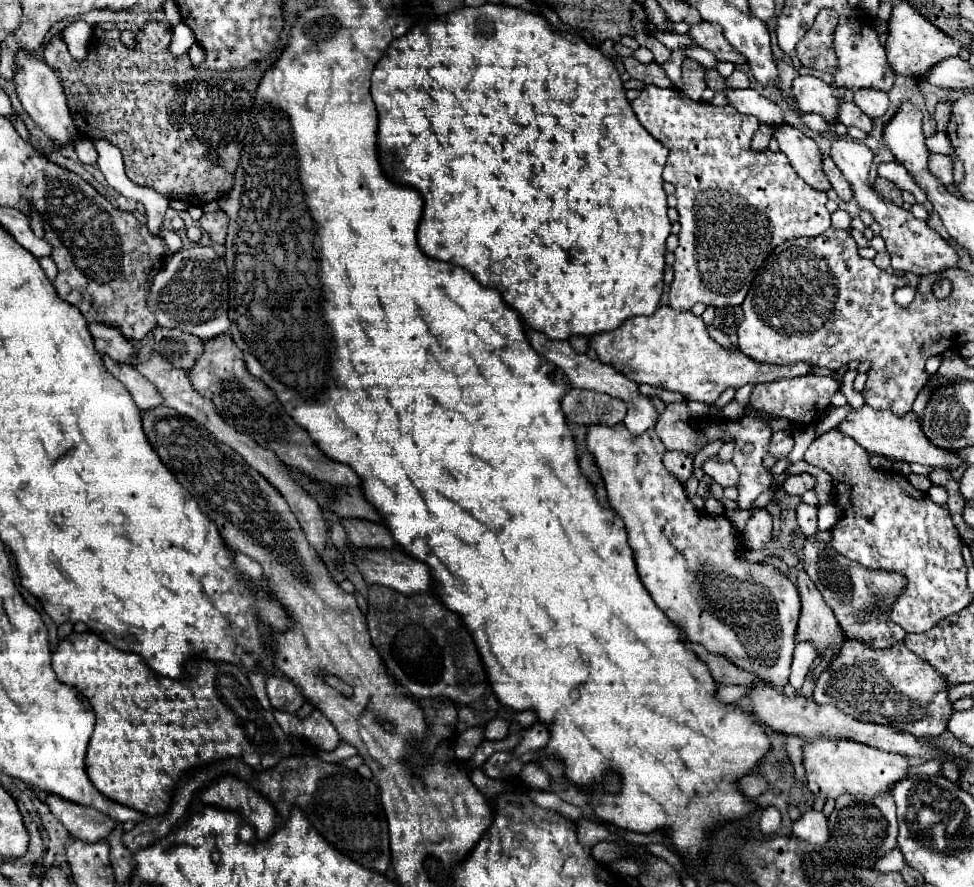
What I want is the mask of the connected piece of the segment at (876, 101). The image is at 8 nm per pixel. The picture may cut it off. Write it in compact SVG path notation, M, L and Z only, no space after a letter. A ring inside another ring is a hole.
M858 90L854 92L854 104L870 118L880 118L888 110L888 94L874 90Z

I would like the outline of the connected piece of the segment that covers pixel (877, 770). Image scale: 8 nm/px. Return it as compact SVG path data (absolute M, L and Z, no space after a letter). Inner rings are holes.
M818 738L806 742L804 746L804 768L808 778L808 788L814 794L824 798L838 798L842 794L864 794L864 796L880 796L894 788L896 782L906 778L910 768L910 760L900 754L878 752L876 748L852 742L852 740L828 740Z

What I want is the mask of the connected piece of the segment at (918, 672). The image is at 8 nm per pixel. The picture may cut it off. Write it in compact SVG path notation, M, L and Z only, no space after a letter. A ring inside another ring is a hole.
M846 640L840 654L820 674L812 698L818 704L842 708L842 712L858 720L886 724L916 738L940 736L948 728L948 720L954 712L942 676L938 676L926 660L918 660L902 642L874 650L856 640Z

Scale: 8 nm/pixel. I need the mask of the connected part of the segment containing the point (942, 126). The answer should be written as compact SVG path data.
M940 102L936 106L936 114L934 114L934 122L936 122L936 130L938 132L944 132L946 130L946 124L950 120L950 104L946 102Z

